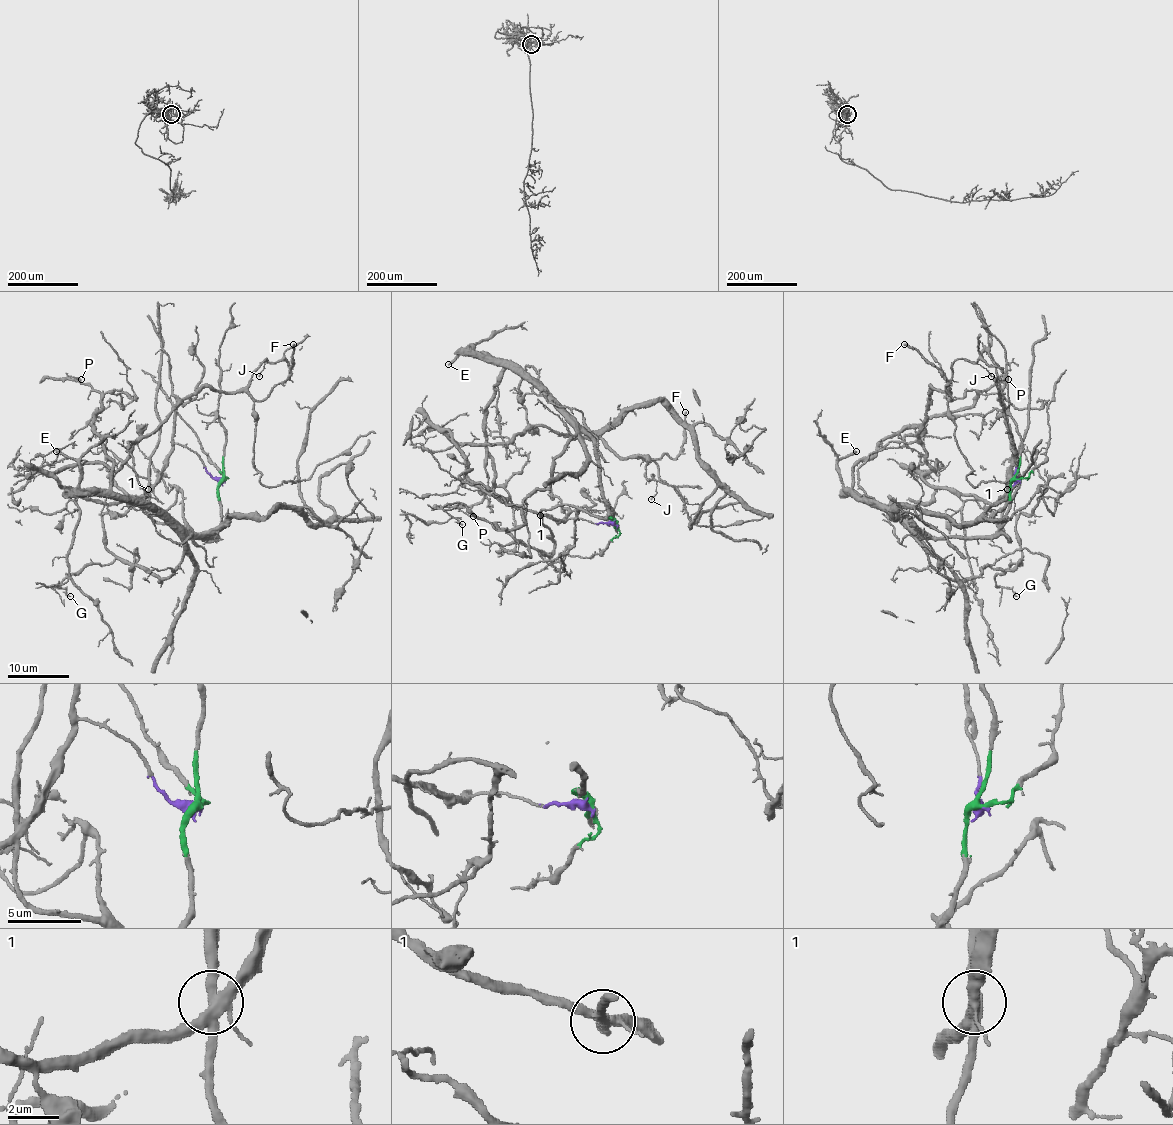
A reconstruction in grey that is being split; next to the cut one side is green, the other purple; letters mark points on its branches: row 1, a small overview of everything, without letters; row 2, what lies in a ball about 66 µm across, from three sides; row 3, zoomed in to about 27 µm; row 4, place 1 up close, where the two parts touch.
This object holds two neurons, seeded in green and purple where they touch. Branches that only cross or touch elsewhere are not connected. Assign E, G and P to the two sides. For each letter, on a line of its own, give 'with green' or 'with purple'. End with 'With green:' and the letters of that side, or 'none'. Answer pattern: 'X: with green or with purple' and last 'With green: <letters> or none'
E: with green
G: with green
P: with green
With green: E, G, P

